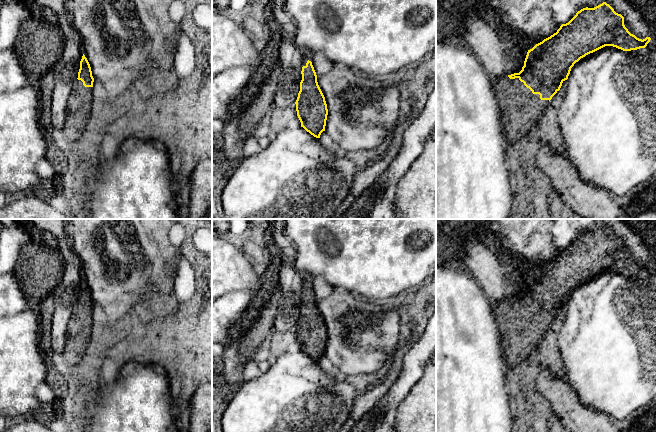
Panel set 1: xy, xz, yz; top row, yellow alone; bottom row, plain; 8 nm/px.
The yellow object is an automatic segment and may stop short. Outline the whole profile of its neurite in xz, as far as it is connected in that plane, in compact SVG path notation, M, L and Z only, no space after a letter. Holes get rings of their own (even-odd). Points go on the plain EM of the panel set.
M312 277L304 280L300 315L295 328L301 351L314 361L320 362L321 357L325 355L328 333L312 284Z

